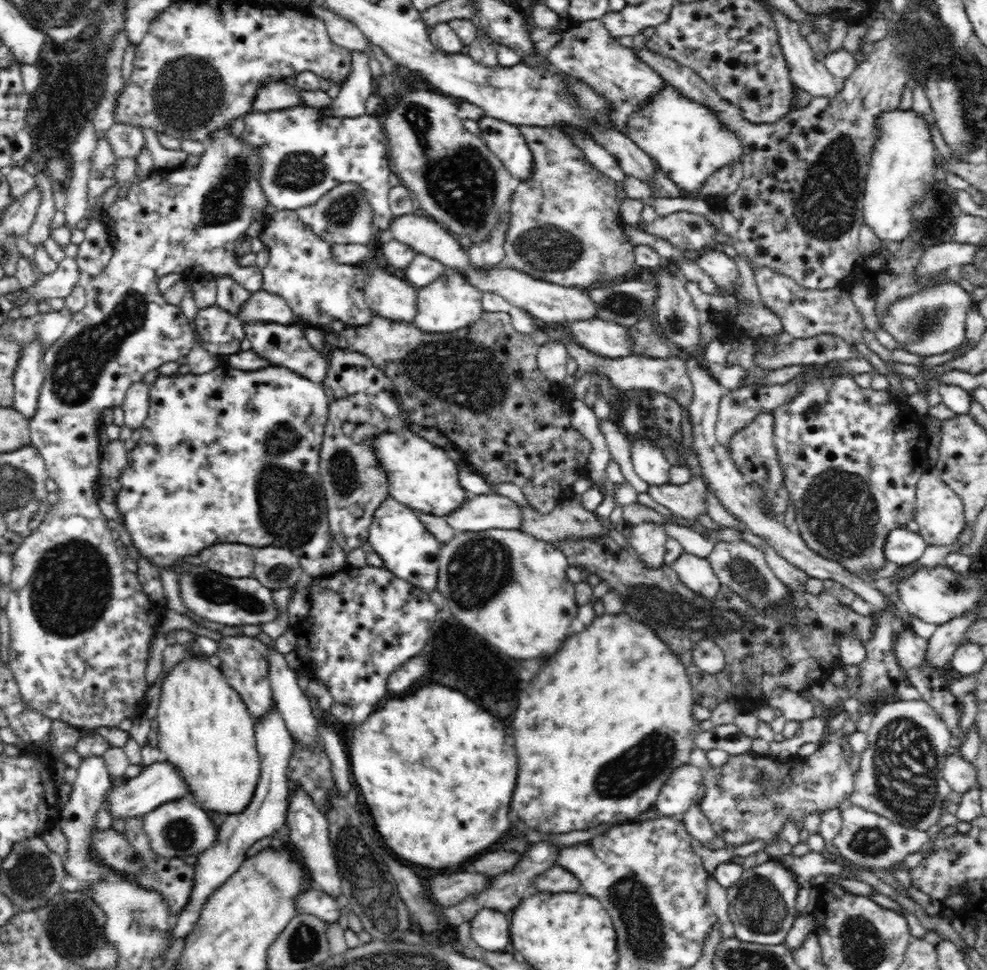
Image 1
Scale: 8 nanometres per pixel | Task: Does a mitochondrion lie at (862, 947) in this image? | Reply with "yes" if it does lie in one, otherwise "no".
yes

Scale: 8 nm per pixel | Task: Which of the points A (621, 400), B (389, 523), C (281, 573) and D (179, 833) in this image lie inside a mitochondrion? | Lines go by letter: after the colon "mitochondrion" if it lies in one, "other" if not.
A: other
B: other
C: mitochondrion
D: mitochondrion

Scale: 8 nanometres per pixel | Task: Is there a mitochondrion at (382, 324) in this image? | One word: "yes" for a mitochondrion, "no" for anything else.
no

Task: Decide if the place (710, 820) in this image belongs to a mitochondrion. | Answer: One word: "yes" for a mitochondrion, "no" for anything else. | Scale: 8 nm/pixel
no

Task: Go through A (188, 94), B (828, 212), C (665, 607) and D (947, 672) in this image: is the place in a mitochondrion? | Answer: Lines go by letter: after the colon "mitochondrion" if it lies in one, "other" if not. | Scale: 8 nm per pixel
A: mitochondrion
B: mitochondrion
C: mitochondrion
D: other

